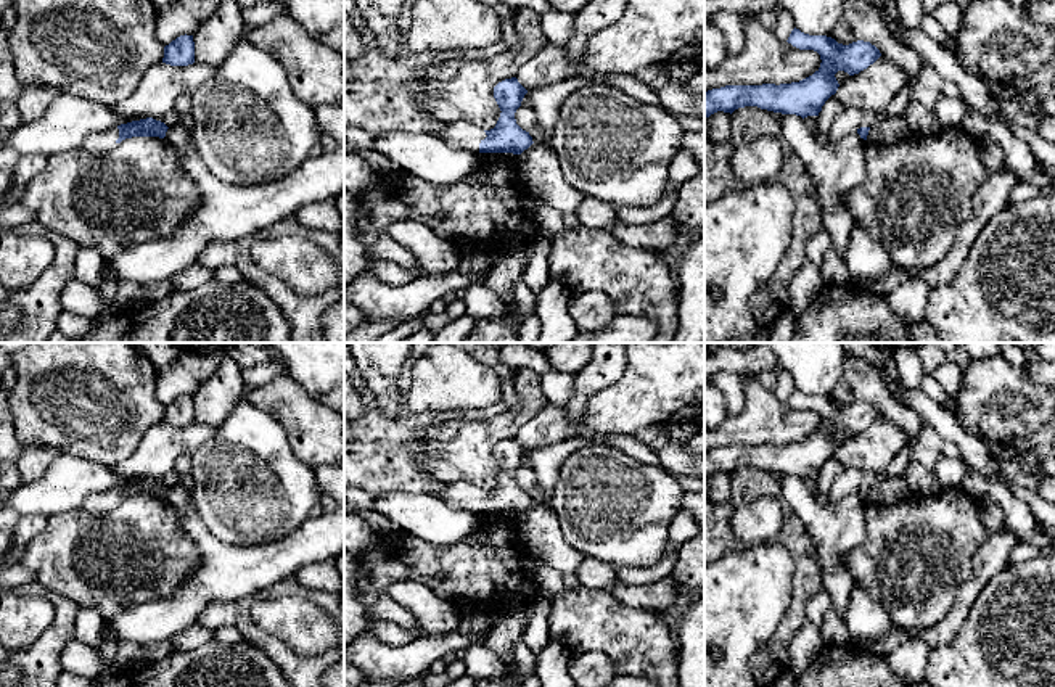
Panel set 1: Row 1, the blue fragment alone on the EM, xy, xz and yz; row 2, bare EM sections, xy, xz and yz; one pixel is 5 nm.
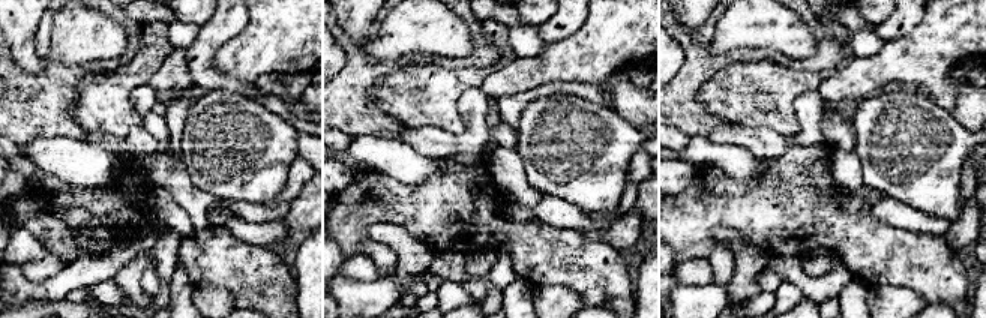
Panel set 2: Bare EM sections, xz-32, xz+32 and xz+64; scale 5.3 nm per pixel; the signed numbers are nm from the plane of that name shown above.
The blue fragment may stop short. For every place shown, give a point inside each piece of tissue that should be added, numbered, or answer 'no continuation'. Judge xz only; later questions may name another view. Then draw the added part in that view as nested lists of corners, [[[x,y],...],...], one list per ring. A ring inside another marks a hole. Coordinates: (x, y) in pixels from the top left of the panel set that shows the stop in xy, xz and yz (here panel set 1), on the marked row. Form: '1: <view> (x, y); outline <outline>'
1: xz (465, 135); outline [[[466,122],[445,124],[437,135],[455,146],[470,150],[473,153],[479,153],[479,143],[487,137],[484,130]]]

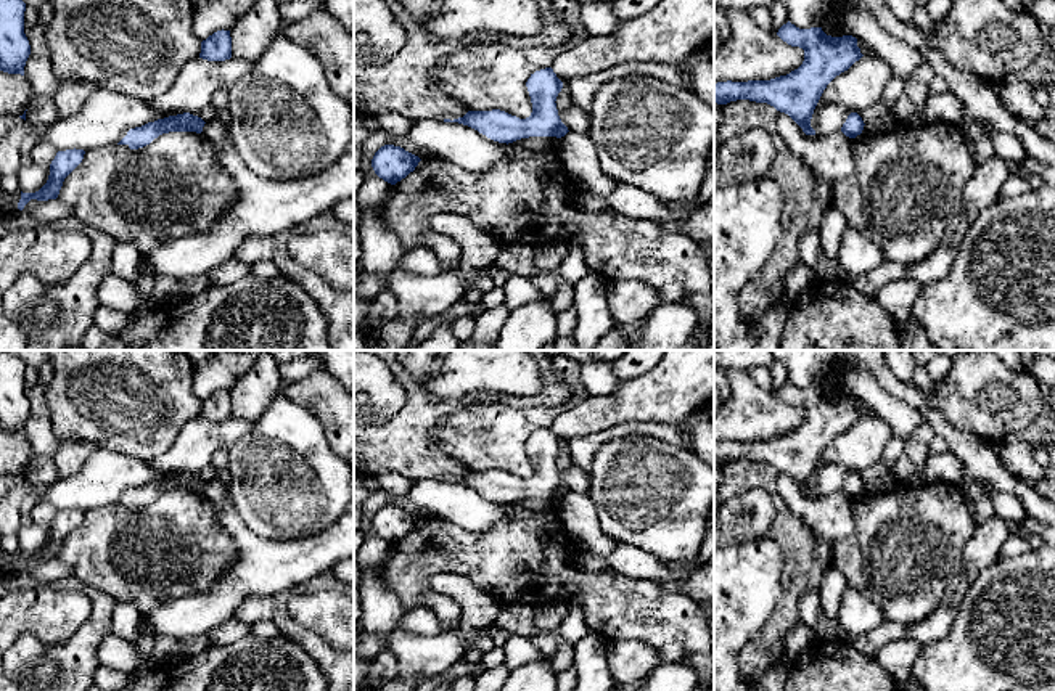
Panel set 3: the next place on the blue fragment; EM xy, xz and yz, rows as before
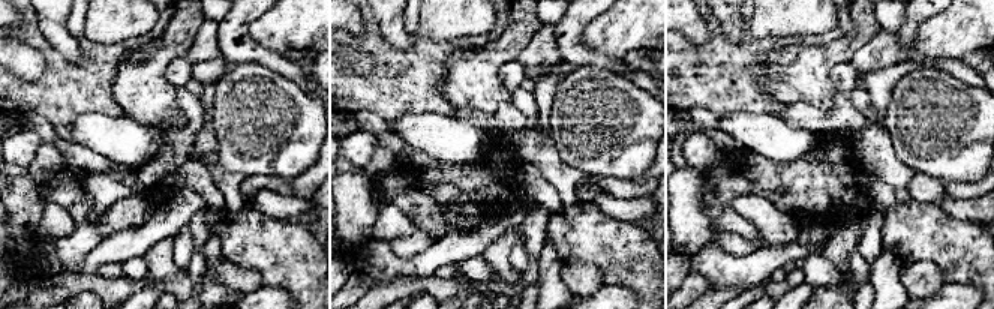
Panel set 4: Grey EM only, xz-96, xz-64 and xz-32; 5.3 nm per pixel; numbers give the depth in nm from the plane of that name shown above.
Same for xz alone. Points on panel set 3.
no continuation

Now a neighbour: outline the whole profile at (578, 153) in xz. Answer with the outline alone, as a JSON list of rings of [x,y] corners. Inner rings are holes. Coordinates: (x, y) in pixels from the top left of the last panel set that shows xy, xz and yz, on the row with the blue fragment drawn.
[[[568,132],[560,138],[560,162],[564,174],[584,191],[608,198],[618,185],[603,169],[592,138],[585,133]]]

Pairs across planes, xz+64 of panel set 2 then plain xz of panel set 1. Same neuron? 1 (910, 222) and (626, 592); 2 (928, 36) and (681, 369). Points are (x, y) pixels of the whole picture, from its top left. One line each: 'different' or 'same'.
1: different
2: same

